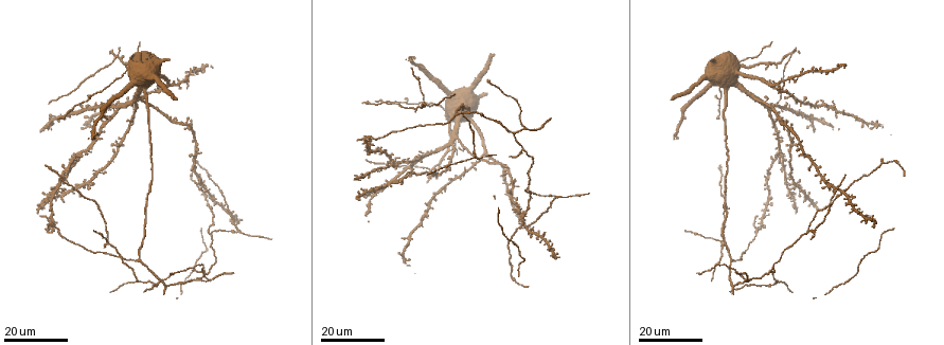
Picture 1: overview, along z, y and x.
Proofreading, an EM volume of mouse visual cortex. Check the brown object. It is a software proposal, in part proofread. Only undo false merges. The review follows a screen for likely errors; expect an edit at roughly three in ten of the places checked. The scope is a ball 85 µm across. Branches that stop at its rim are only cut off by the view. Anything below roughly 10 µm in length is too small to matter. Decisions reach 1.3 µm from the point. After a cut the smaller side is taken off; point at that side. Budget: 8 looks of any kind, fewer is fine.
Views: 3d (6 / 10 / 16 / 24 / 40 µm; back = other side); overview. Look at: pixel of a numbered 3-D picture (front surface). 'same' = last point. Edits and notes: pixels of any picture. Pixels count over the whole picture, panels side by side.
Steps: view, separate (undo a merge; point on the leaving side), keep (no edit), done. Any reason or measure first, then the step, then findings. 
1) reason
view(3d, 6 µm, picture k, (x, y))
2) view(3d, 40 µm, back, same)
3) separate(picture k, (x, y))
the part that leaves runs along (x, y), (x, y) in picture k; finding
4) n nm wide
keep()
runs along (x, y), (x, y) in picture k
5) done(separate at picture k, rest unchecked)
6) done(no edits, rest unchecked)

looks like a crossing
view(3d, 16 µm, picture 1, (842, 193))

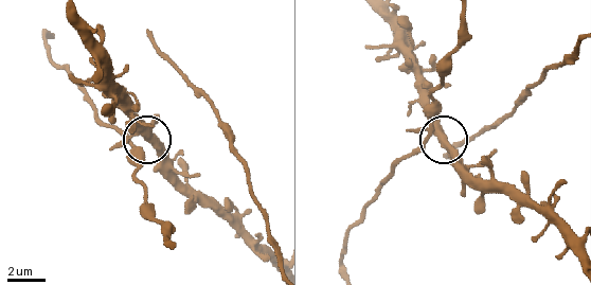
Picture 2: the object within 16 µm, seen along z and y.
view(3d, 6 µm, picture 2, (138, 132))

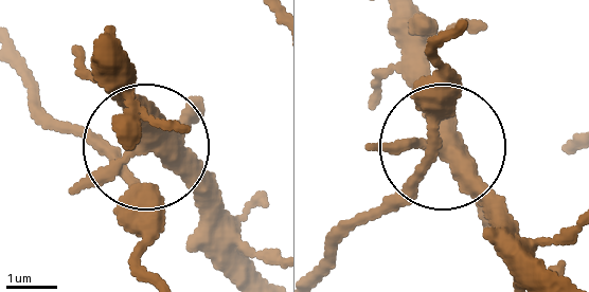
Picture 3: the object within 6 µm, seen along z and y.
keep()
continuous, no second cell

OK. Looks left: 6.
arms part here
view(3d, 24 µm, picture 1, (516, 134))

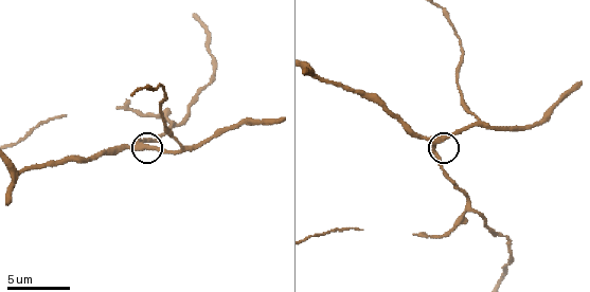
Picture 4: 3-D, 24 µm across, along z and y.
view(3d, 10 µm, picture 4, (435, 145))

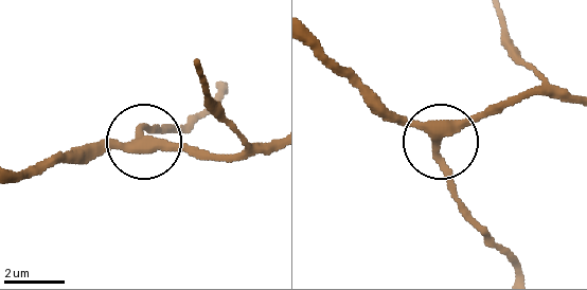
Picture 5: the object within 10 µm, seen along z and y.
3 arms
keep()
runs along (313, 38), (389, 107), (442, 134), (473, 125), (500, 102) in picture 5; continuous, no second cell

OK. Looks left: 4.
three-way junction
view(3d, 24 µm, picture 1, (775, 285))

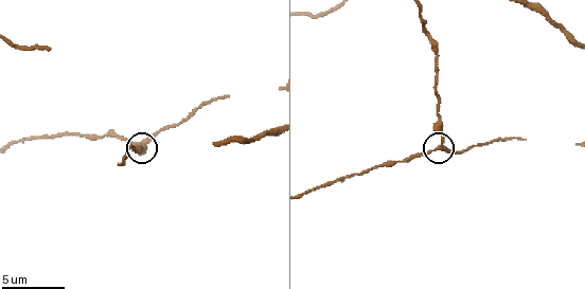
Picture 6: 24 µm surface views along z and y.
view(3d, 6 µm, picture 6, (441, 141))

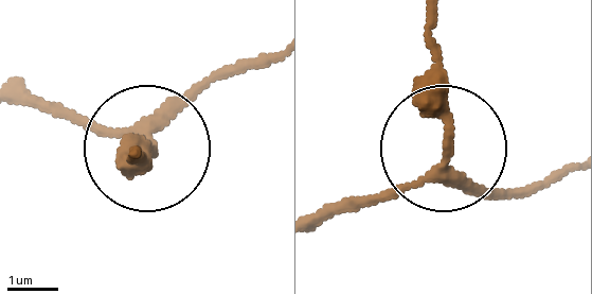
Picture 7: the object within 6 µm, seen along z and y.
3 arms
keep()
all the same cell

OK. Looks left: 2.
four arms meet
view(3d, 24 µm, picture 1, (425, 107))

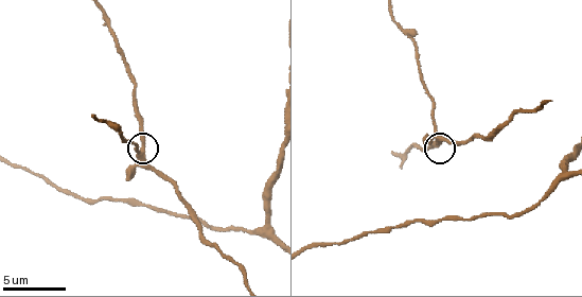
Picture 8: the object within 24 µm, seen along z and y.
view(3d, 10 µm, picture 8, (142, 154))

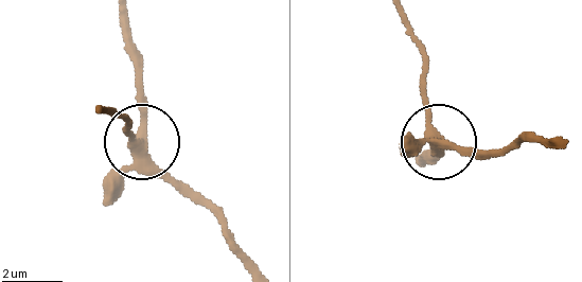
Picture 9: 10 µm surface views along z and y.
310 nm wide
keep()
continuous, no second cell

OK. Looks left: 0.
done(no edits, rest unchecked)

